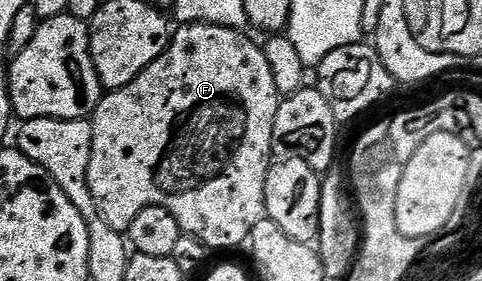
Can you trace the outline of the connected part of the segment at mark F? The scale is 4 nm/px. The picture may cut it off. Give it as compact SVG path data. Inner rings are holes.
M197 21L181 24L179 28L173 32L165 53L158 55L158 59L154 59L154 63L150 63L150 67L146 67L146 71L139 73L133 81L126 83L126 87L105 92L98 107L92 112L92 150L88 168L90 195L94 195L94 203L102 219L106 219L106 223L110 223L110 227L114 227L114 231L119 233L127 234L130 223L134 223L135 217L138 216L138 211L153 205L170 211L170 215L178 219L181 234L197 237L209 250L236 249L243 241L245 244L251 238L254 227L258 227L258 223L266 217L266 179L274 164L272 136L282 94L274 83L274 75L270 71L270 63L263 48L259 44L255 45L247 37L247 32Z

